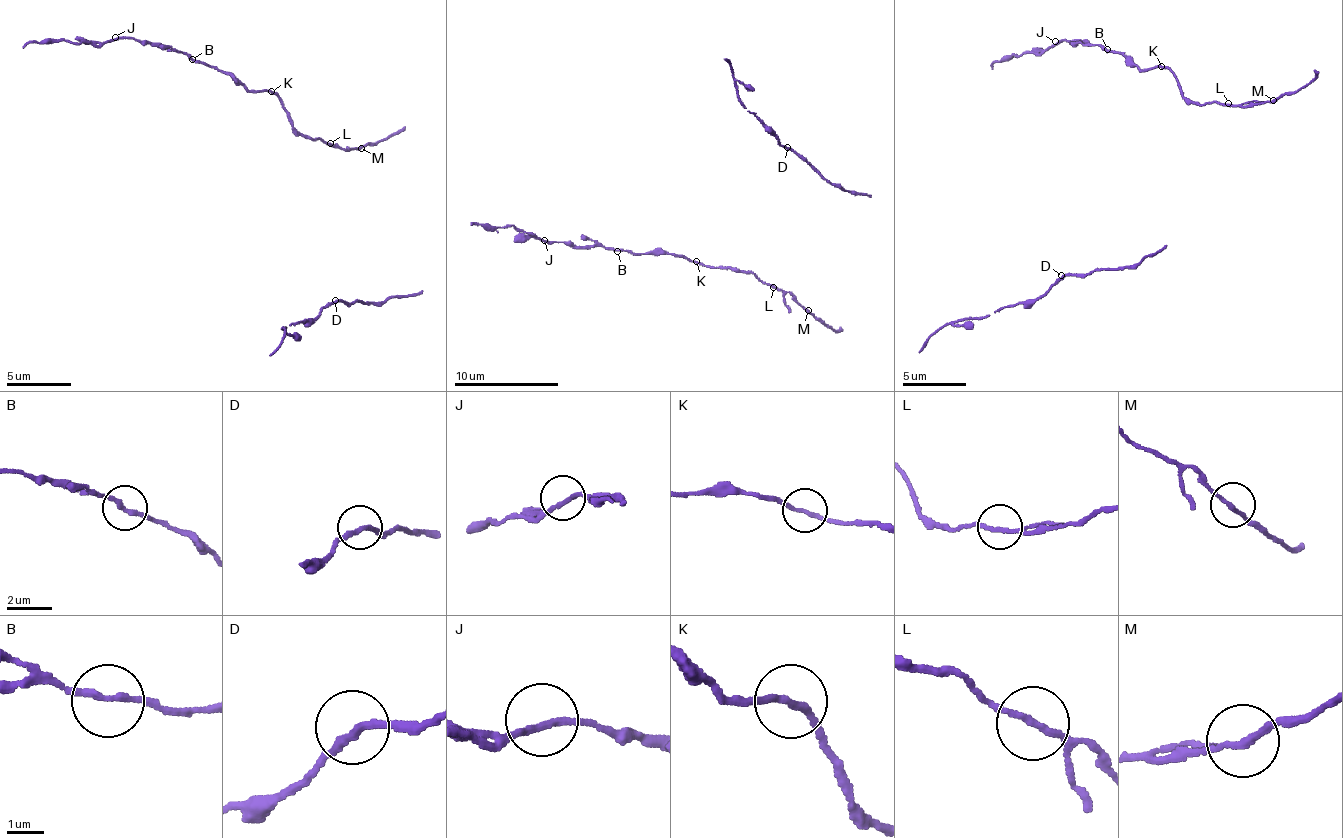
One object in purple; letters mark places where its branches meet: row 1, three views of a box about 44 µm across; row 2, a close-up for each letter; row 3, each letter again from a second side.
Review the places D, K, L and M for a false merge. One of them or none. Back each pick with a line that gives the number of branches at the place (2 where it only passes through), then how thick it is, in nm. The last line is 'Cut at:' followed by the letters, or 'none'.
Cut at: none

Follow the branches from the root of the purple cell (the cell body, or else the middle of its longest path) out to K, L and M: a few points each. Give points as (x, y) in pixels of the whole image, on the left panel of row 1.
K: (347, 151), (328, 146), (319, 138), (304, 139), (299, 135), (290, 115), (272, 90)
L: (347, 151), (332, 146), (330, 143)
M: (347, 151), (361, 148)

